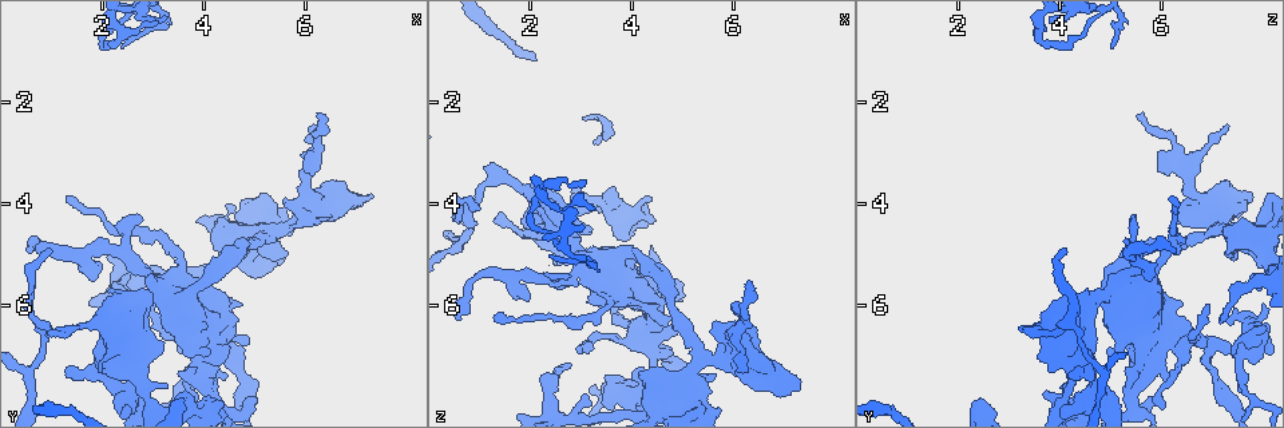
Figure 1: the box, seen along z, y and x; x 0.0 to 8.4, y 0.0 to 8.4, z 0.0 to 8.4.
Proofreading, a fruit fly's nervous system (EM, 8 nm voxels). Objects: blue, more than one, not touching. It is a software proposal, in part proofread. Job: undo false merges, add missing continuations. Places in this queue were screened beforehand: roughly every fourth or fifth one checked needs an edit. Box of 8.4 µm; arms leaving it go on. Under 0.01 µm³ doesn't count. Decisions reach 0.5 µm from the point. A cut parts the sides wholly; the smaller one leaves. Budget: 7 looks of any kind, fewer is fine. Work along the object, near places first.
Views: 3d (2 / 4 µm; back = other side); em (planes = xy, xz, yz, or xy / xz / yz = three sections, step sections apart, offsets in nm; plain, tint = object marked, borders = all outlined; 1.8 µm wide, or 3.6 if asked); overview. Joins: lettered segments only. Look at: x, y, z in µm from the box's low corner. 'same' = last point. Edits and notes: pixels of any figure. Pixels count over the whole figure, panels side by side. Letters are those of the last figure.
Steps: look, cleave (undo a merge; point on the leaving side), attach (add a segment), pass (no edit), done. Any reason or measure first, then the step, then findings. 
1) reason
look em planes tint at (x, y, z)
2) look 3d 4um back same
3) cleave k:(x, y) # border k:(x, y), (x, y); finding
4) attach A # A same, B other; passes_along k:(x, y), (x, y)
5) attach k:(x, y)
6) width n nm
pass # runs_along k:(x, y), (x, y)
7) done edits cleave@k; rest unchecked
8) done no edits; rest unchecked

branch point
look 3d 4um at (2.25, 7.15, 4.45)

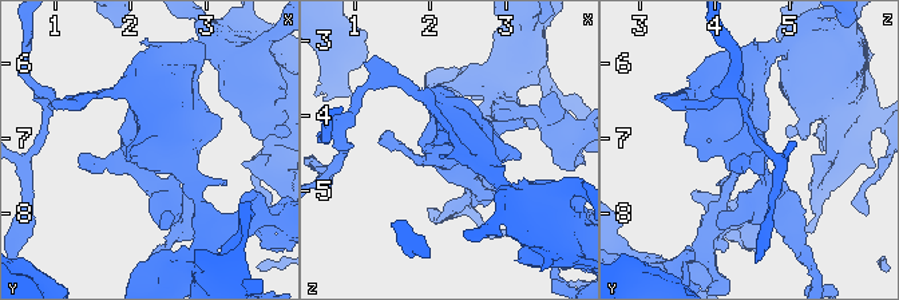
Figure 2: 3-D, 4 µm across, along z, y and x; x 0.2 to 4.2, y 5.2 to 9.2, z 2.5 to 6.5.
look em 3.6um xz step 4 borders at (2.30, 7.15, 4.40)

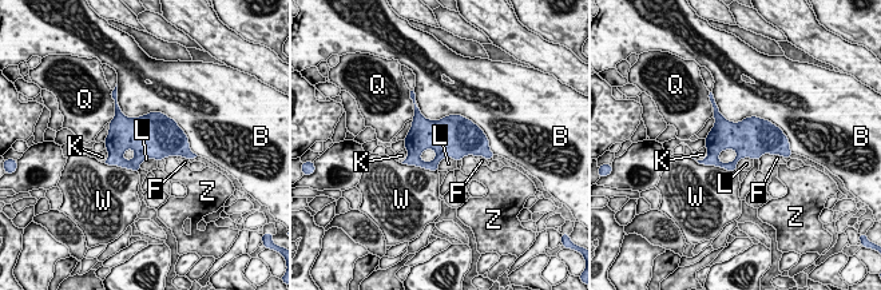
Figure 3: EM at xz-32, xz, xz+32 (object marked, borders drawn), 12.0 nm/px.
width 480 nm
pass # B other, F other, K other, L other, Q other, W other, Z other; border 3:(697, 161), (703, 165), (735, 170); one cell here

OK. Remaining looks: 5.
abrupt turn
look 3d 4um back at (6.05, 4.05, 6.90)

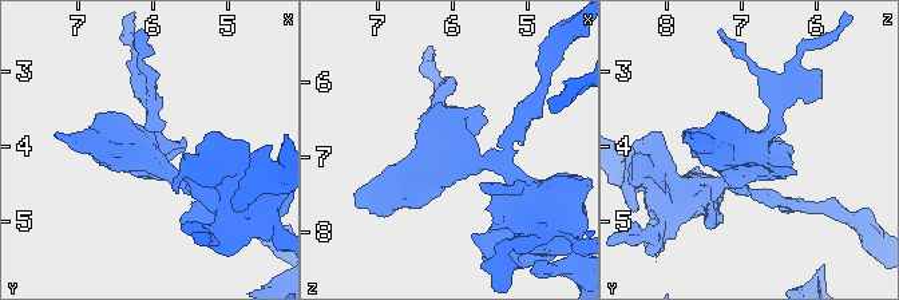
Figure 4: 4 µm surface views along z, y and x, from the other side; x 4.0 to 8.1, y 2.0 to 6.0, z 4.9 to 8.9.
look em 3.6um planes tint at (6.05, 4.10, 6.90)

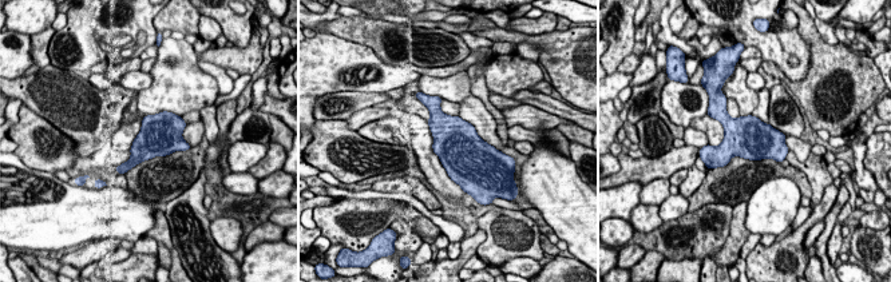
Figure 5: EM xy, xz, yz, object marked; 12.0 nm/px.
look em 3.6um planes borders same

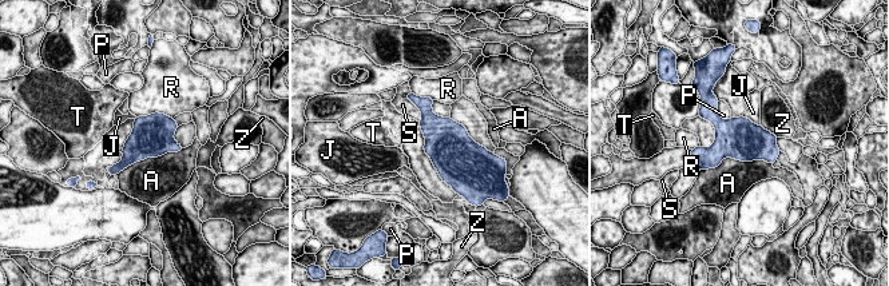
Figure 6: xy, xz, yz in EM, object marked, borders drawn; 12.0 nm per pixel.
pass # A other, J other, P other, R other, S other, T other, Z other; continuous, no second cell

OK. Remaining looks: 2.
sharp bend
look em 3.6um xz step 8 borders at (4.30, 6.40, 6.00)

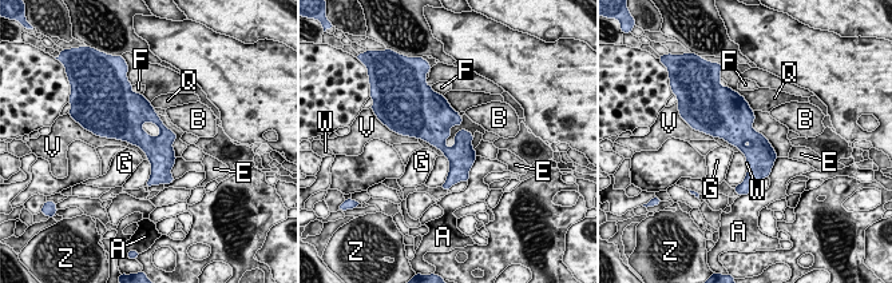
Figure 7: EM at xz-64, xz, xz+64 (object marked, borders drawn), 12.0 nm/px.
longest_contact W 460 nm
pass # A other, B other, E other, F other, G other, Q other, V other, W other, Z other; runs_along 7:(141, 104), (137, 134), (157, 154), (157, 179); one cell here

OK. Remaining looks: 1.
done no edits; rest unchecked

